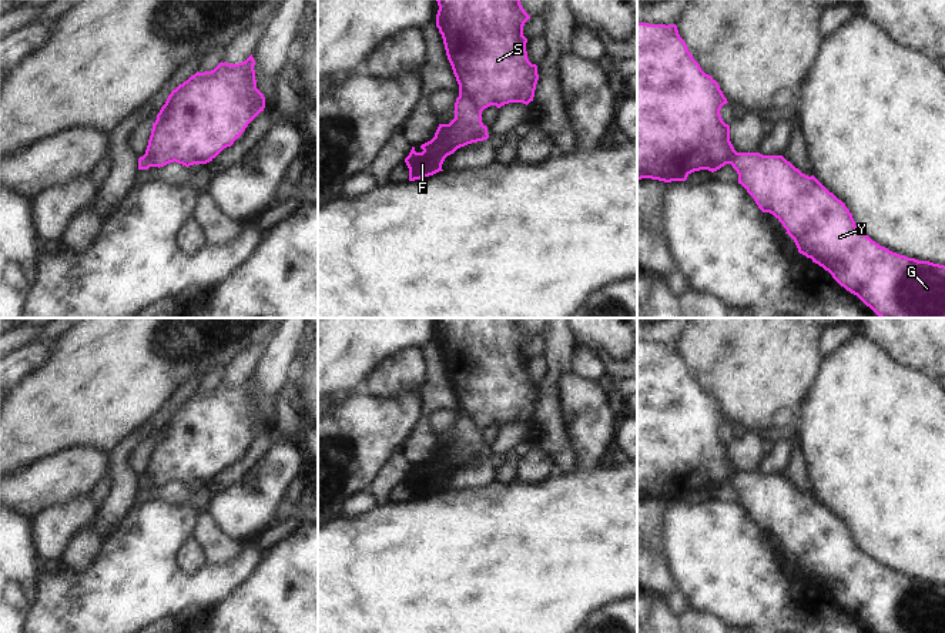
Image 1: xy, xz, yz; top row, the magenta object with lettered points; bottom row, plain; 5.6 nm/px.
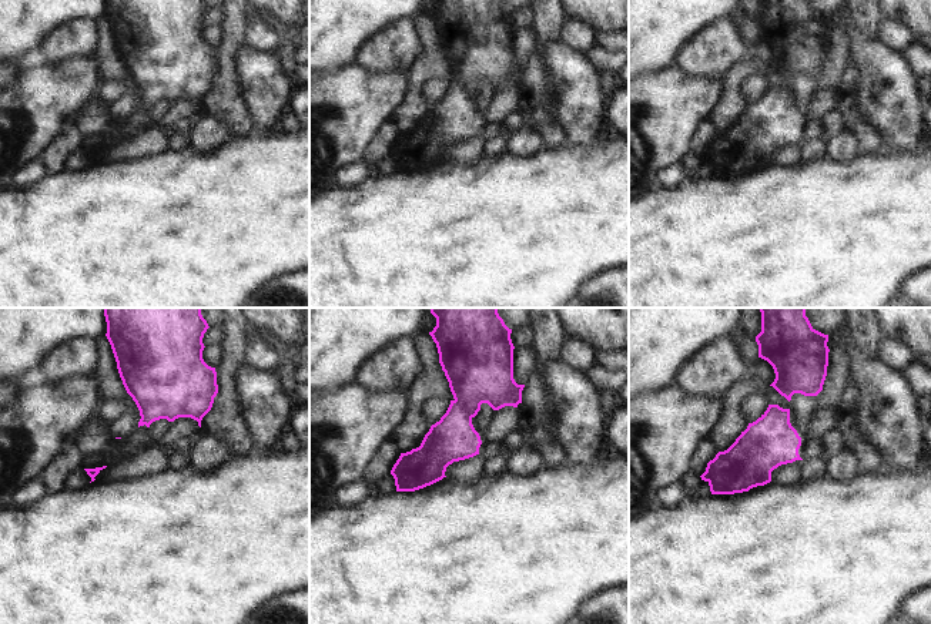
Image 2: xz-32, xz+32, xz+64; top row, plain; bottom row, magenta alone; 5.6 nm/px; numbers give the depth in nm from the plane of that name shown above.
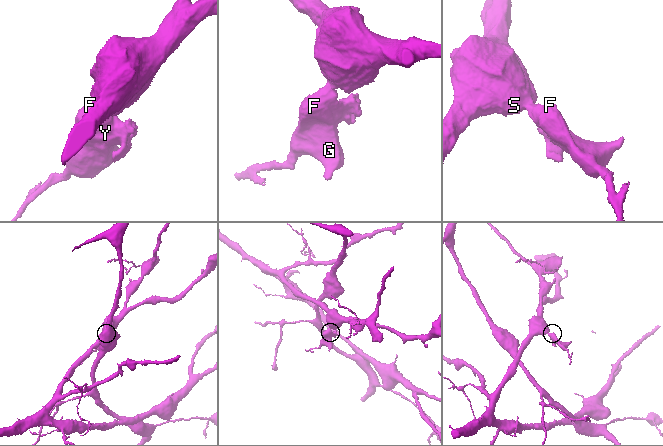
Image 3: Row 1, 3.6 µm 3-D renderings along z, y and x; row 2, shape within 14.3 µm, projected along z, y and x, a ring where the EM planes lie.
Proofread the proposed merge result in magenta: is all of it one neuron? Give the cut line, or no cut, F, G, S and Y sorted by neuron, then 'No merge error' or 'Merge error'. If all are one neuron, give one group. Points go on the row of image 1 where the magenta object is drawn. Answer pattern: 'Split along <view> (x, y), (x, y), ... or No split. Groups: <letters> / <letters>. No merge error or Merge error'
Split along xz (459, 90), (481, 111). Groups: F G Y / S. Merge error.

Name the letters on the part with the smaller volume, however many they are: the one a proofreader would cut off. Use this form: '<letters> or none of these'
F, G, Y.

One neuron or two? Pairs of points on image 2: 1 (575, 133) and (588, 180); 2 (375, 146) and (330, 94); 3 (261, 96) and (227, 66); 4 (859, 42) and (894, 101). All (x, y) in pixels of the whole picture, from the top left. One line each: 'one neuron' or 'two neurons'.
1: two neurons
2: two neurons
3: two neurons
4: one neuron

